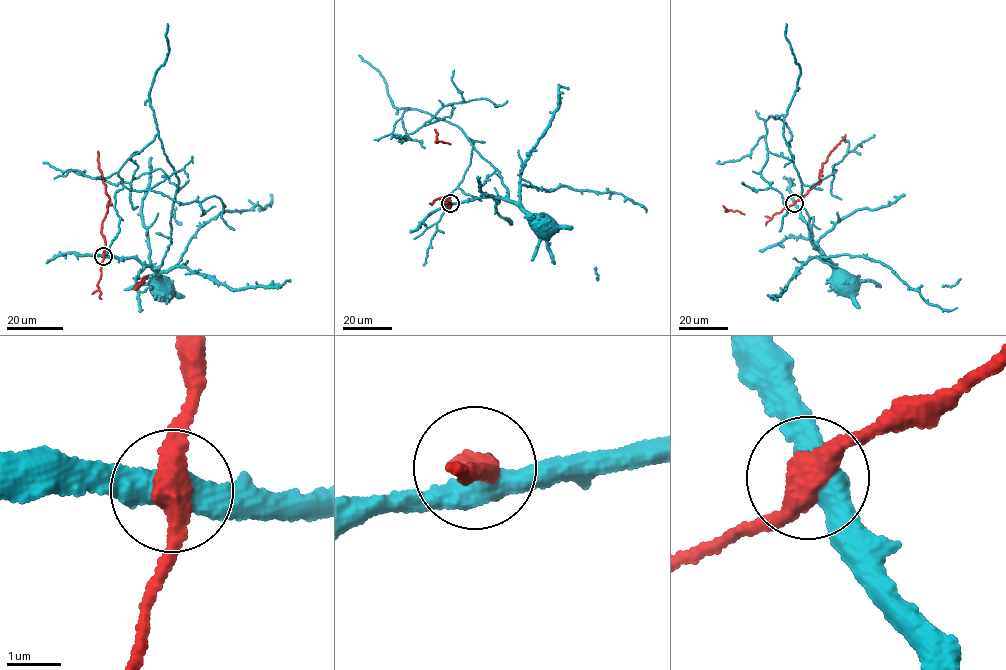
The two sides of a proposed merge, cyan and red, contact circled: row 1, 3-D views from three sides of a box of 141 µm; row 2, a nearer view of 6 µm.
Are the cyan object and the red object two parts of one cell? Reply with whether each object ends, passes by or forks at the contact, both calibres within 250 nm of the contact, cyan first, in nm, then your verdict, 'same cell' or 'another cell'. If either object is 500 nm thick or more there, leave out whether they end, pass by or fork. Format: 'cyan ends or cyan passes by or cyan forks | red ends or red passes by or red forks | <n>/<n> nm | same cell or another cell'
500/420 nm | another cell

